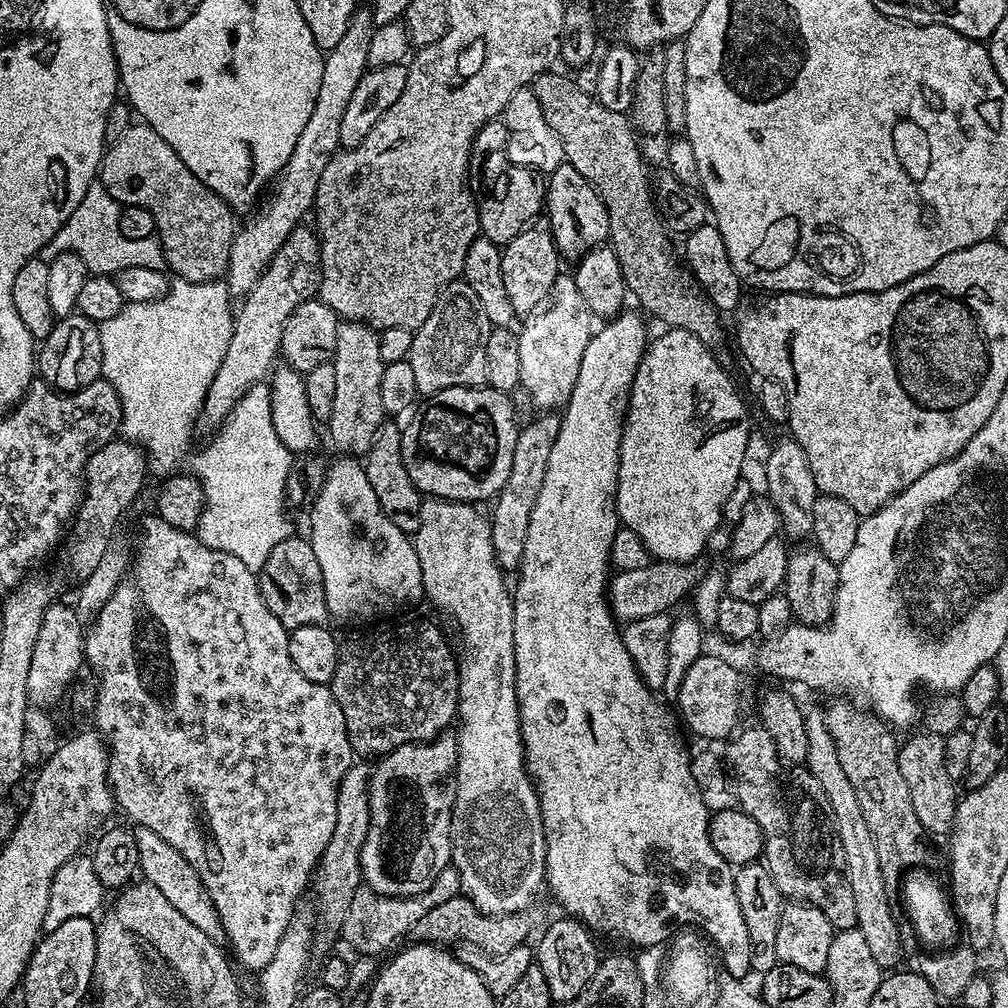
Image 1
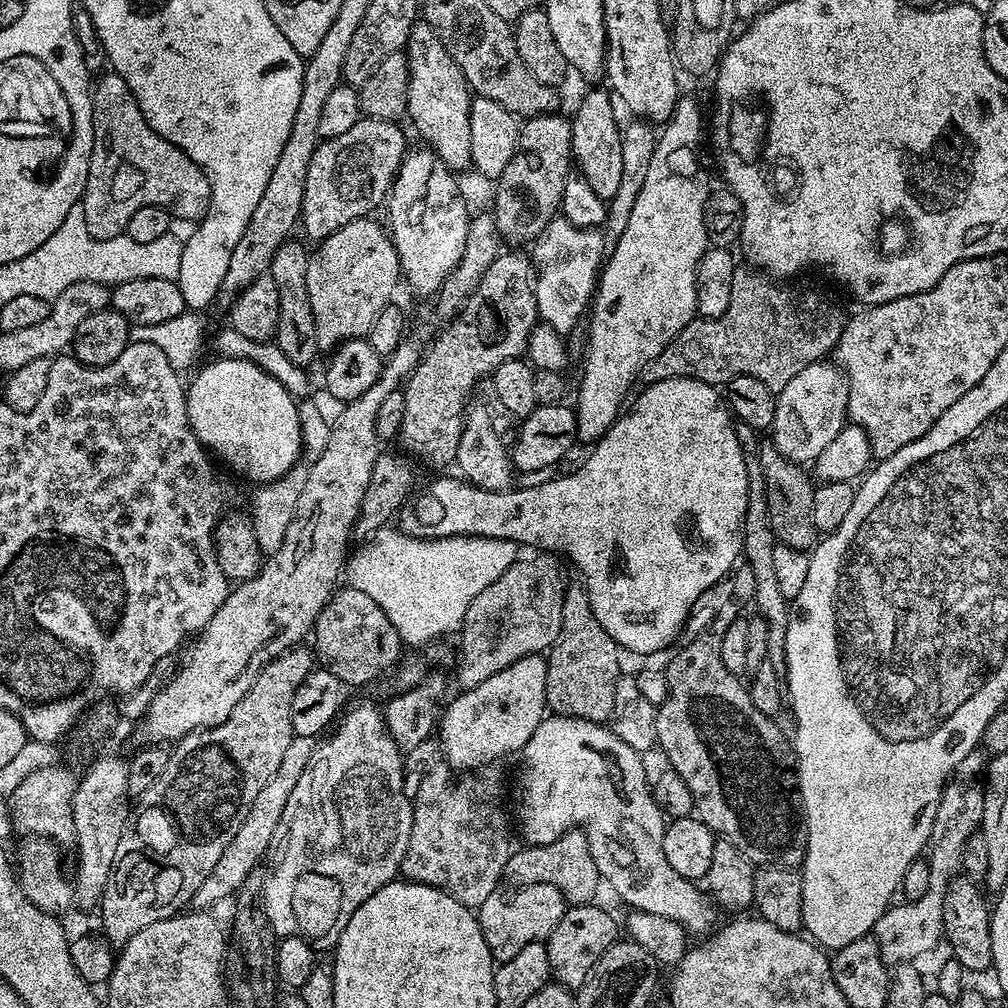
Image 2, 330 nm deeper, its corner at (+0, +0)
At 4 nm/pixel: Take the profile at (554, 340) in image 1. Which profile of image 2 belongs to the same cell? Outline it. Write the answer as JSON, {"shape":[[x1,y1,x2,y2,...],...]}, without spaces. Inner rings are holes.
{"shape":[[557,218,548,223,542,234,536,237,531,248,530,260,535,268,537,317,558,333,577,331,576,323,583,314,585,317,595,297,602,261,606,256,603,231,579,228,569,220]]}

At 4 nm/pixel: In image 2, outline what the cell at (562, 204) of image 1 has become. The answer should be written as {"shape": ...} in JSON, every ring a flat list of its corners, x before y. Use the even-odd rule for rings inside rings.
{"shape":[[592,86,588,93,580,100,576,113,571,113,572,121,572,159,579,175,590,182,594,194,604,201,614,198,622,178,622,131,621,121,616,121,616,108,612,105,613,97,603,87],[604,92,605,93,604,93],[607,94,610,96,608,97],[612,99,612,100,611,100]]}

